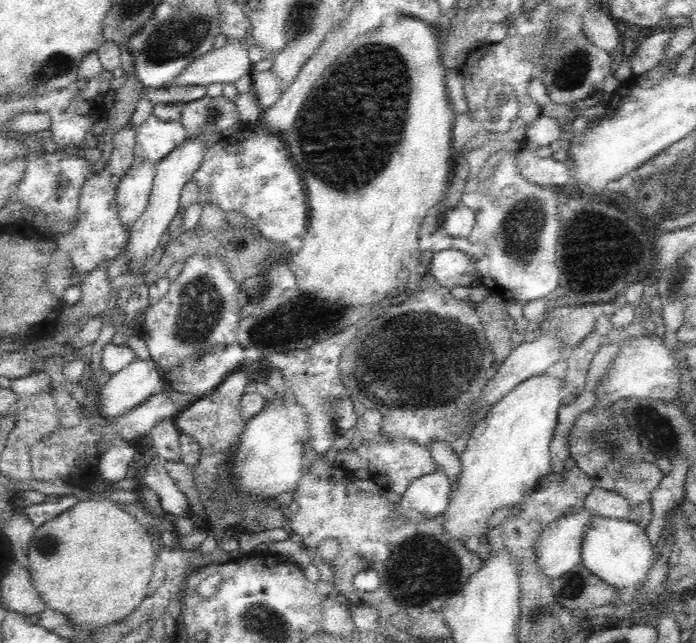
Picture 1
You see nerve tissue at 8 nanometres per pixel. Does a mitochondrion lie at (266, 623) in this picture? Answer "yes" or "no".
yes

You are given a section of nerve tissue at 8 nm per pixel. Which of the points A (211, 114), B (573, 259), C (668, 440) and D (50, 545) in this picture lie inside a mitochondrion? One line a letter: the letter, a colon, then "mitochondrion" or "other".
A: mitochondrion
B: other
C: other
D: mitochondrion

